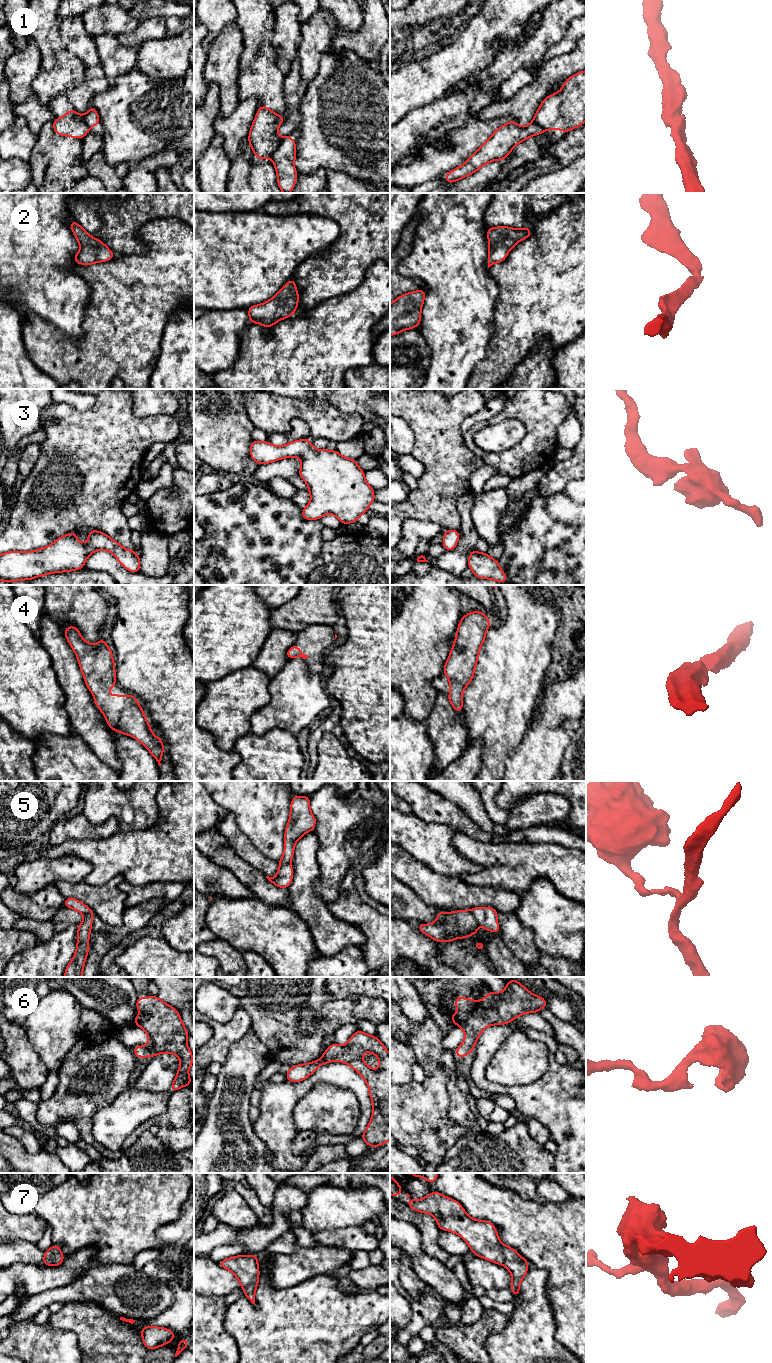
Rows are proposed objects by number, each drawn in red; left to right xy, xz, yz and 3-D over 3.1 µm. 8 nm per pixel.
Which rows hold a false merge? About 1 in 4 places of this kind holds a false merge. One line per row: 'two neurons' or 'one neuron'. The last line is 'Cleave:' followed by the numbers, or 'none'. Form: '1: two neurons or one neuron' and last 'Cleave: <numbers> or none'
1: two neurons
2: one neuron
3: one neuron
4: one neuron
5: two neurons
6: one neuron
7: one neuron
Cleave: 1, 5

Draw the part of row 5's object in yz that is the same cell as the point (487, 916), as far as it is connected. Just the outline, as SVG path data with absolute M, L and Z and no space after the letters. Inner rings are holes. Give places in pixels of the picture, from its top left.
M475 907L471 910L477 922L483 925L485 930L499 933L500 928L497 920L497 911L493 907Z

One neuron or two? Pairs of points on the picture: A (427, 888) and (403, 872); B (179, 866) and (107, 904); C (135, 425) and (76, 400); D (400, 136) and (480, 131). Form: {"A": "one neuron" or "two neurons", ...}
{"A": "one neuron", "B": "two neurons", "C": "two neurons", "D": "two neurons"}

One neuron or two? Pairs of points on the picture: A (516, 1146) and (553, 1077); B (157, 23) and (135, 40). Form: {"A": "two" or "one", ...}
{"A": "two", "B": "one"}

